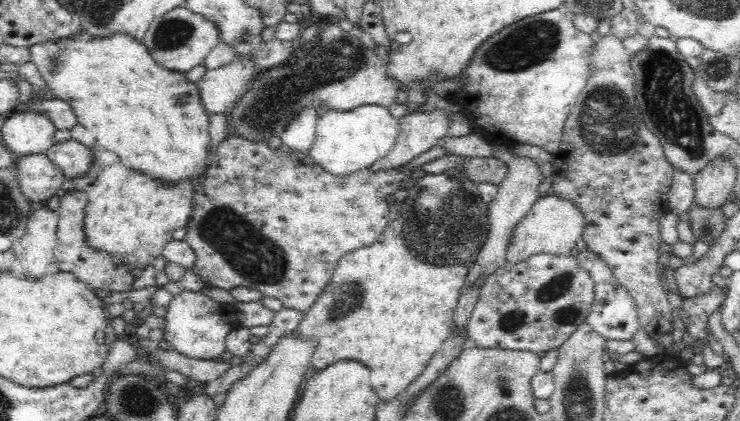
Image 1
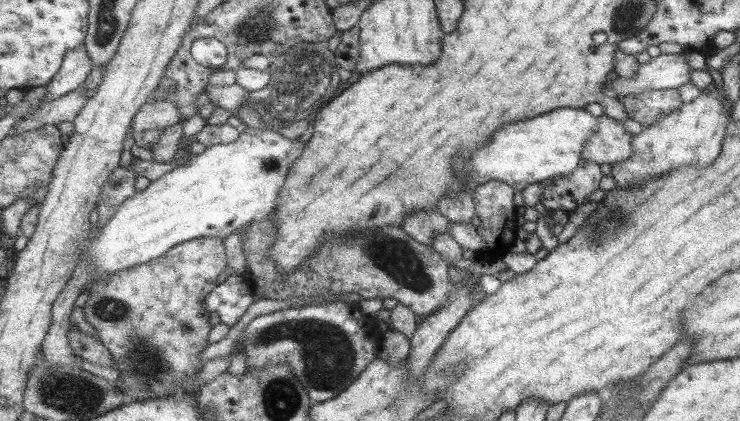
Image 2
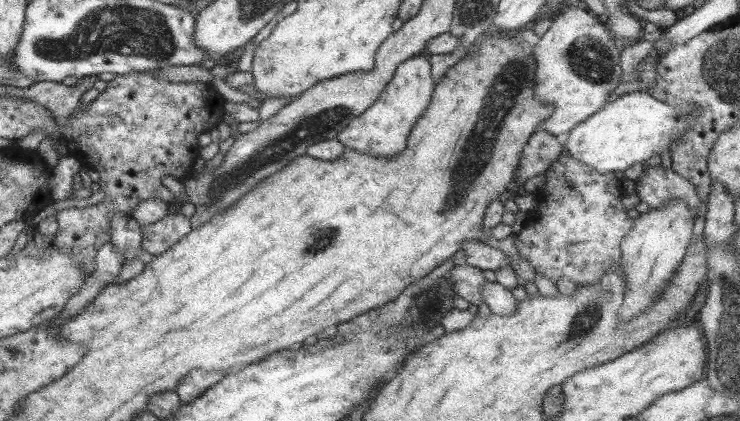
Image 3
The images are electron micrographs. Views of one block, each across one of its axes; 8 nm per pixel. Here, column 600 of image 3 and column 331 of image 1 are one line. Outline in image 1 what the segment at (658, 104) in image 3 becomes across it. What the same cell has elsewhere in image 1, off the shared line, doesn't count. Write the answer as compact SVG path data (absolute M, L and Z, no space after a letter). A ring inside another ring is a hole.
M364 105L346 111L319 112L315 140L309 151L310 163L333 176L350 176L382 159L393 148L400 130L400 120L394 119L383 106Z

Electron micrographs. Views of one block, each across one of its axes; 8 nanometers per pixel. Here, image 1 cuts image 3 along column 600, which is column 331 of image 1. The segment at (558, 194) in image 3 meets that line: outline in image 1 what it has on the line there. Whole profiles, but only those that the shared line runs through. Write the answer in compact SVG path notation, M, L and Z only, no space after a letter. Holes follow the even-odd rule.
M231 135L218 146L214 158L209 160L207 172L202 182L196 186L193 196L193 210L186 226L186 234L183 239L190 245L195 254L195 264L188 269L190 273L196 275L204 286L224 288L224 290L237 289L238 286L245 286L260 291L264 296L278 298L283 308L298 310L305 313L314 304L318 295L330 283L330 278L334 275L338 258L352 250L361 249L362 246L370 246L378 240L385 227L391 222L393 212L388 212L386 196L396 192L400 188L400 180L404 180L410 172L398 172L396 167L392 170L370 171L363 169L350 176L333 176L326 170L323 170L316 164L302 164L294 160L287 150L280 147L272 150L268 142L251 142L246 141L239 135Z

